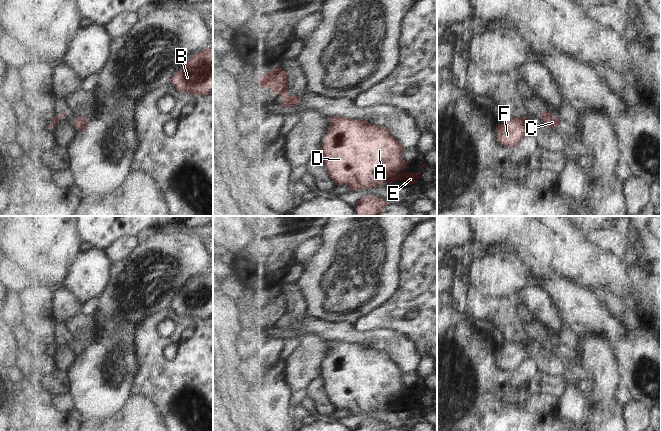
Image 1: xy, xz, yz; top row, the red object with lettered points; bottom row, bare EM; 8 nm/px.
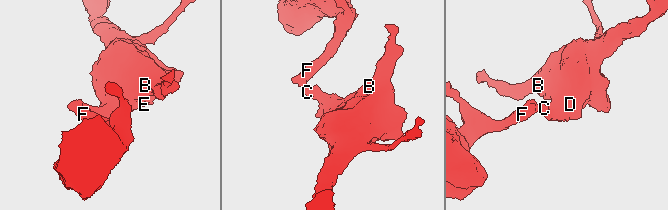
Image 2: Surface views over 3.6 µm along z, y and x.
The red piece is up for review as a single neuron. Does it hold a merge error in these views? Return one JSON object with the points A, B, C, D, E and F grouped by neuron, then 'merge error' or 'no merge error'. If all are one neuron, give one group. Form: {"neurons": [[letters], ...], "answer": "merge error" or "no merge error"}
{"neurons": [["A", "B", "C", "D", "E"], ["F"]], "answer": "merge error"}

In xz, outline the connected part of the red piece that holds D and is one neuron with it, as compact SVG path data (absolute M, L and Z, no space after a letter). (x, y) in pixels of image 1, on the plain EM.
M331 340L321 377L327 397L335 409L345 408L350 415L358 415L382 411L383 406L389 408L383 412L392 412L395 404L403 405L407 409L415 408L420 397L402 395L409 389L402 381L404 374L387 352L379 352L363 344Z

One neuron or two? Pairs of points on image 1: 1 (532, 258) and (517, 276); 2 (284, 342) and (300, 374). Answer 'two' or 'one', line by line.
1: two
2: two

